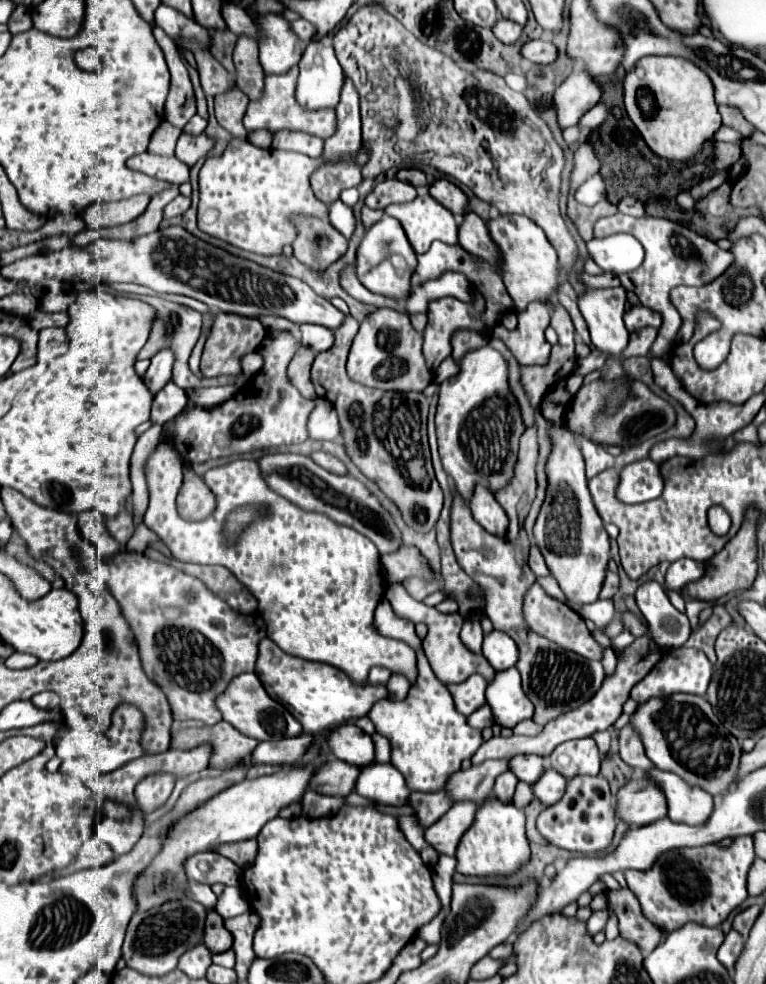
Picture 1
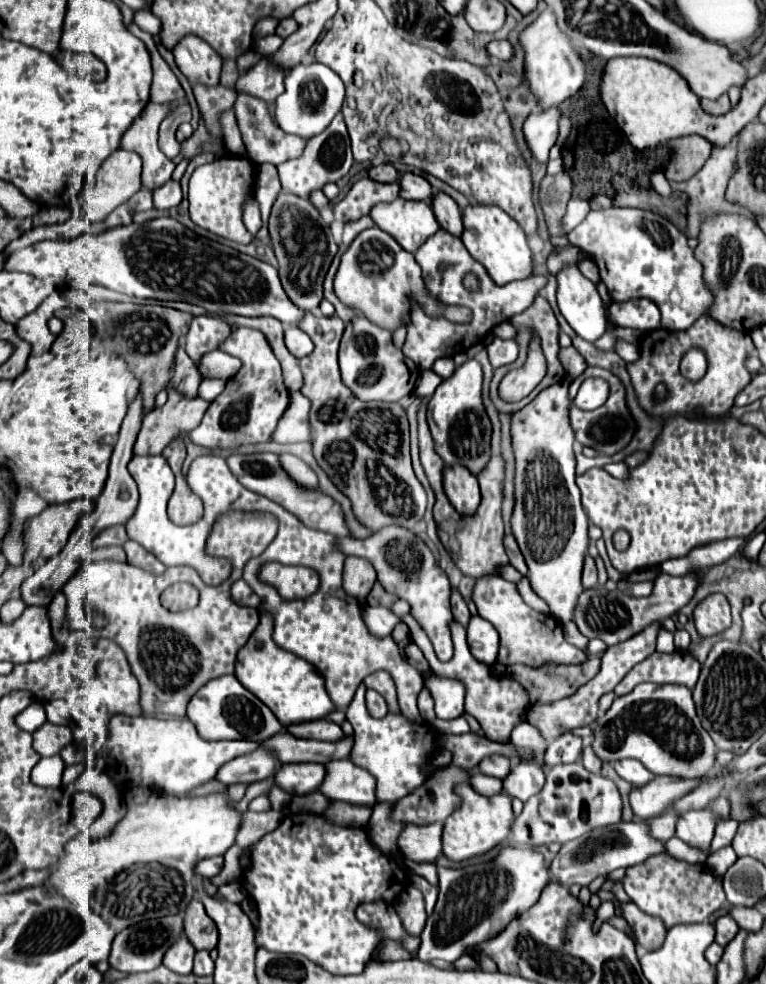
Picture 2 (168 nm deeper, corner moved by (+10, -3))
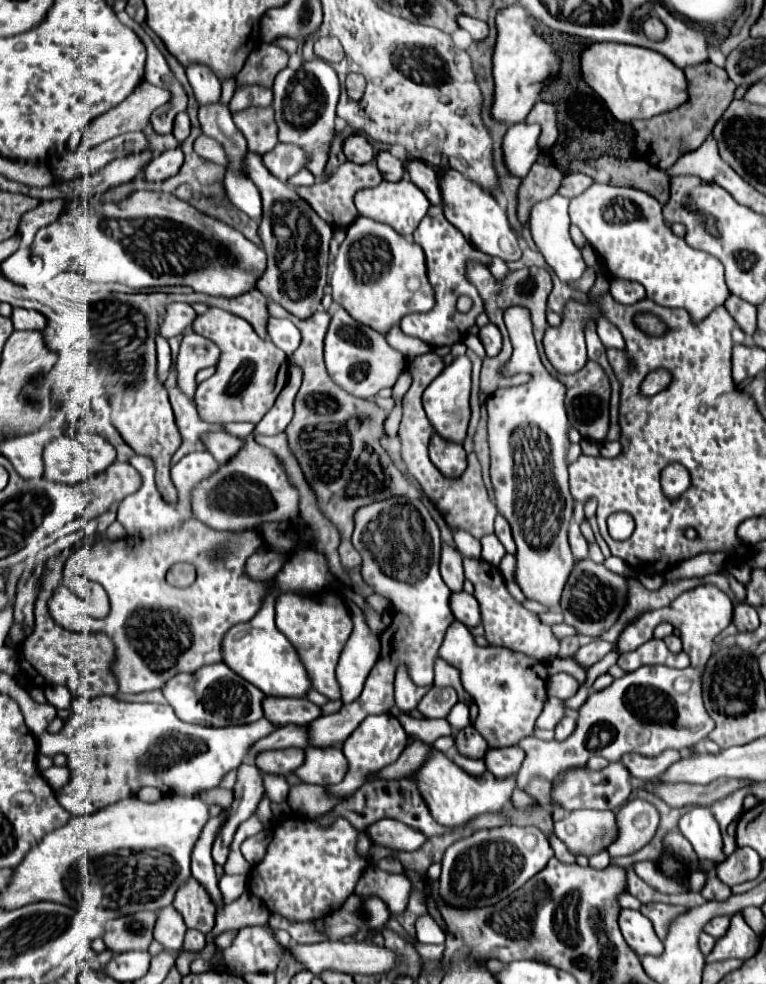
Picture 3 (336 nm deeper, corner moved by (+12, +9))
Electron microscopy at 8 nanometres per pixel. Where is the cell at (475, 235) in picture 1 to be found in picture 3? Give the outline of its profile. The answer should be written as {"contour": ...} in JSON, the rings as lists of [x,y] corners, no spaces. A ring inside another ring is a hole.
{"contour":[[[413,159],[413,161],[405,161],[407,163],[407,175],[411,179],[411,183],[415,183],[431,203],[441,205],[441,195],[439,195],[439,179],[437,173],[433,169],[429,169],[423,161]]]}

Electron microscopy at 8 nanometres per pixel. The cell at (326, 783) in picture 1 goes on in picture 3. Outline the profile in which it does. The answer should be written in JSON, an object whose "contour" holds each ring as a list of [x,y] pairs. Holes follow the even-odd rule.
{"contour":[[[283,749],[283,751],[263,751],[263,755],[255,757],[255,765],[263,773],[273,773],[273,775],[289,775],[293,773],[301,763],[305,755],[301,749]]]}

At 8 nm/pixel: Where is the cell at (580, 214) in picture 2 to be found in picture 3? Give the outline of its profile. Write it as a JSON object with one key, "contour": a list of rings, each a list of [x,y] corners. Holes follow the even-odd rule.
{"contour":[[[553,195],[551,199],[543,199],[539,203],[535,203],[535,207],[531,207],[531,215],[529,215],[529,231],[531,237],[537,245],[537,249],[541,251],[541,255],[545,257],[547,265],[557,273],[557,277],[563,283],[571,283],[575,279],[579,279],[585,271],[585,261],[581,257],[581,251],[575,247],[571,235],[569,235],[569,199],[561,197],[561,195]]]}

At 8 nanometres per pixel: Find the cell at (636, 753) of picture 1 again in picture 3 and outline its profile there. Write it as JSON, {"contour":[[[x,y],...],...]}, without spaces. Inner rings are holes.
{"contour":[[[663,751],[663,755],[657,755],[657,757],[627,753],[627,755],[623,755],[621,763],[629,769],[629,773],[633,777],[643,779],[643,781],[653,781],[653,779],[659,779],[679,759],[683,759],[683,755],[679,751]]]}

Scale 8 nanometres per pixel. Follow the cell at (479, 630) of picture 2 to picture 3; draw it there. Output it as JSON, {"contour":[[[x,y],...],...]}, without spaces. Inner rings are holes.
{"contour":[[[459,591],[451,595],[451,611],[457,621],[461,621],[467,627],[475,627],[479,623],[479,603],[473,595]]]}

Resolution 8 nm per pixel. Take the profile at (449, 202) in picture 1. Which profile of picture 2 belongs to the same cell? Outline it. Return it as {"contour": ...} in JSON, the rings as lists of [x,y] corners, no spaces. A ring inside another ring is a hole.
{"contour":[[[403,173],[399,177],[401,185],[401,197],[403,199],[413,199],[413,201],[431,201],[433,199],[433,187],[425,177],[413,175],[413,173]]]}

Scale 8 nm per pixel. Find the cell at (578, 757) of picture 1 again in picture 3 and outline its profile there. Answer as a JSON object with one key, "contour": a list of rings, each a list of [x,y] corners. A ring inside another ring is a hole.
{"contour":[[[565,715],[565,717],[557,723],[557,727],[555,727],[555,739],[557,739],[557,741],[567,739],[573,729],[575,729],[575,715]]]}

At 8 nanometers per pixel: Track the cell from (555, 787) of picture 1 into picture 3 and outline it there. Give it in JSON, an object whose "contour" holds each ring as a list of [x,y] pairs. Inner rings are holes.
{"contour":[[[503,747],[503,749],[487,749],[483,761],[487,763],[487,771],[491,771],[495,777],[507,777],[517,775],[523,759],[525,753],[521,747]]]}

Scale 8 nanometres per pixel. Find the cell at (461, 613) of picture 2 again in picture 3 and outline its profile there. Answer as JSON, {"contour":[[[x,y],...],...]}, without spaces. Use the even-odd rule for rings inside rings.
{"contour":[[[443,543],[443,551],[441,551],[441,577],[445,581],[445,585],[455,593],[463,589],[463,565],[461,565],[463,557],[457,549],[453,549],[451,545]]]}

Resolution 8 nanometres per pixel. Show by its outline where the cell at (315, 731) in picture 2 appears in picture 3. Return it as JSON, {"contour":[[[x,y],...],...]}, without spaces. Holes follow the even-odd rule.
{"contour":[[[267,697],[263,699],[263,715],[273,725],[281,727],[287,723],[293,725],[309,725],[321,715],[321,709],[313,705],[309,699],[275,699]]]}

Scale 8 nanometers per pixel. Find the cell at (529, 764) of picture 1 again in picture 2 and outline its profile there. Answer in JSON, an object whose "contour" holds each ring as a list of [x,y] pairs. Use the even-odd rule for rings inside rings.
{"contour":[[[491,755],[479,763],[479,771],[497,779],[505,779],[505,775],[511,771],[511,759],[505,755]]]}

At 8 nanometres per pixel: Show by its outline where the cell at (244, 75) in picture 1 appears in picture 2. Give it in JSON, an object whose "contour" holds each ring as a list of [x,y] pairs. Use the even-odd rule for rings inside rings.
{"contour":[[[237,93],[237,101],[235,101],[235,117],[243,135],[243,143],[247,149],[247,155],[255,161],[255,163],[271,163],[271,165],[281,165],[289,159],[297,159],[297,155],[301,155],[301,151],[305,149],[305,139],[301,139],[299,135],[289,135],[285,131],[281,131],[269,111],[267,111],[267,103],[263,99],[251,97],[247,93]]]}

